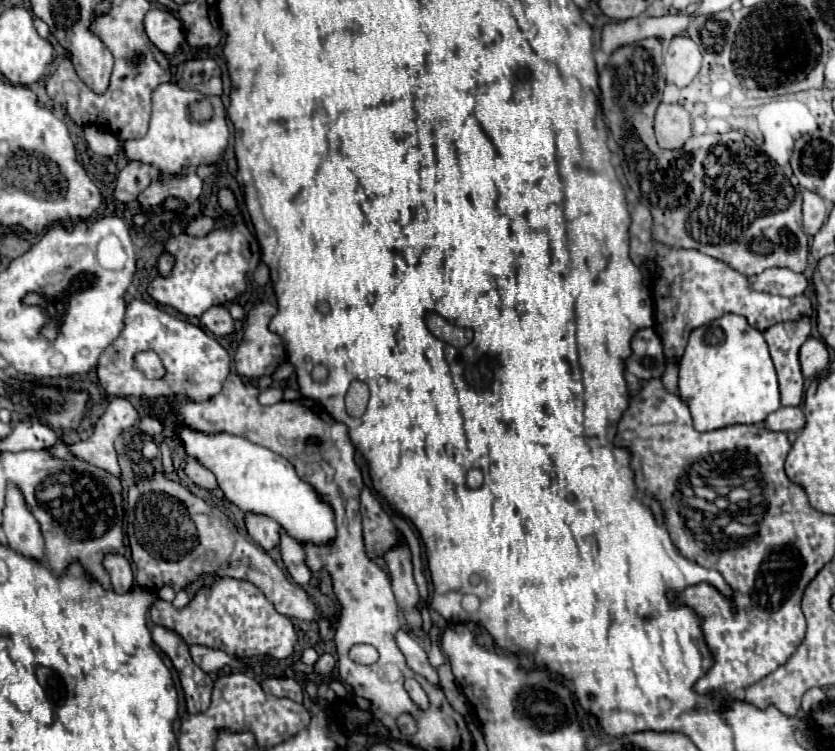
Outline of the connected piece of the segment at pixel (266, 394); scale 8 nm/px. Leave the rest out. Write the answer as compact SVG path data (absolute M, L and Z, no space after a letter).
M268 388L260 392L260 402L262 404L276 404L282 400L282 388Z

